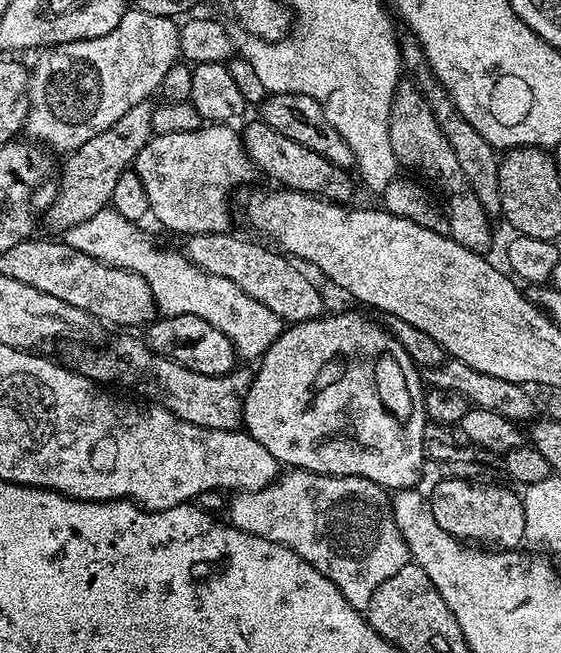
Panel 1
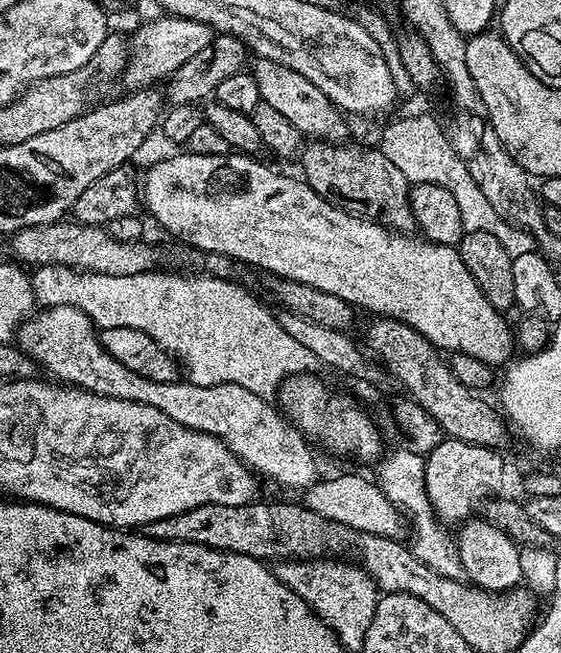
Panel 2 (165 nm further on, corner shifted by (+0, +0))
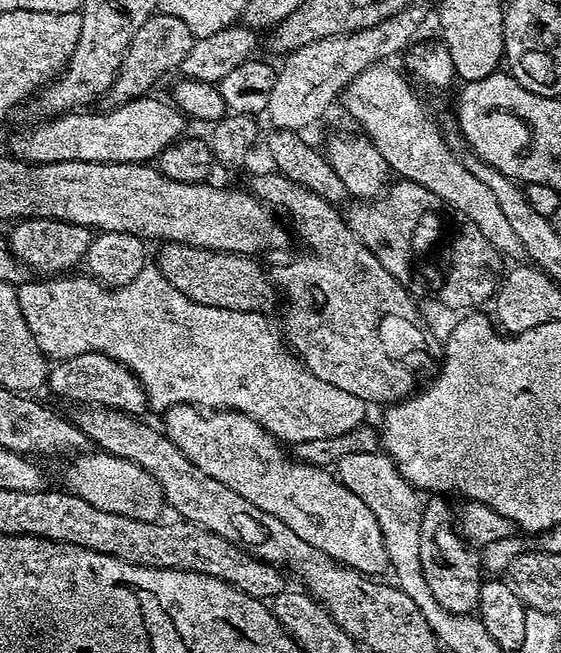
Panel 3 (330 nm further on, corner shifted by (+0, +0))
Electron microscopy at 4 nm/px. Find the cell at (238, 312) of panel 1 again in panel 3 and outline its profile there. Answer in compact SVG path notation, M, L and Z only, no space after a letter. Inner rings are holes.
M145 266L121 288L107 287L84 274L72 275L76 274L63 278L32 278L16 288L22 318L26 318L34 342L38 342L49 361L101 352L130 369L140 380L147 403L149 400L159 410L167 410L175 404L195 404L205 410L244 412L277 440L292 446L314 442L314 438L338 438L338 434L346 434L365 423L367 416L364 415L370 411L366 401L315 376L288 347L281 333L272 329L267 315L202 306L172 286L156 266Z

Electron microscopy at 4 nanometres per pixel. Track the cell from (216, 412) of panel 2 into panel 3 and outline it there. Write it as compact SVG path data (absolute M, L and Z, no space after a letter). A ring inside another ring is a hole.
M175 404L163 416L164 435L170 437L198 470L210 474L210 478L218 478L222 486L230 486L246 502L254 502L258 510L282 518L298 538L310 542L310 546L318 546L322 554L330 554L339 564L373 578L379 577L379 572L389 571L388 551L378 518L327 467L305 464L289 453L288 457L284 453L285 445L244 412Z

